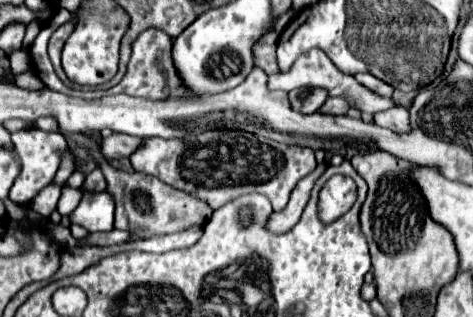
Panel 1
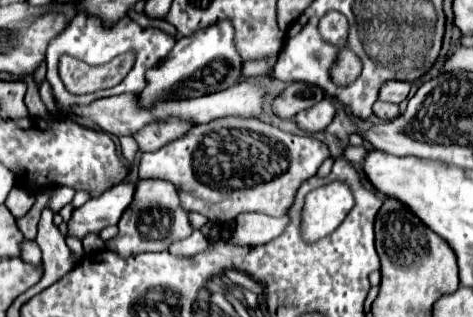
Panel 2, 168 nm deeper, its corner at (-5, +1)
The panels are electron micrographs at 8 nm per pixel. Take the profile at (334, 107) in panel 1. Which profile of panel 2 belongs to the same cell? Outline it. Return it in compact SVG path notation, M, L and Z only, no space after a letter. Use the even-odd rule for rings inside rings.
M326 97L324 101L320 101L318 105L314 105L312 109L306 109L306 111L298 113L294 117L294 123L304 133L318 133L318 131L324 131L332 123L334 111L336 109L334 109L330 97Z

